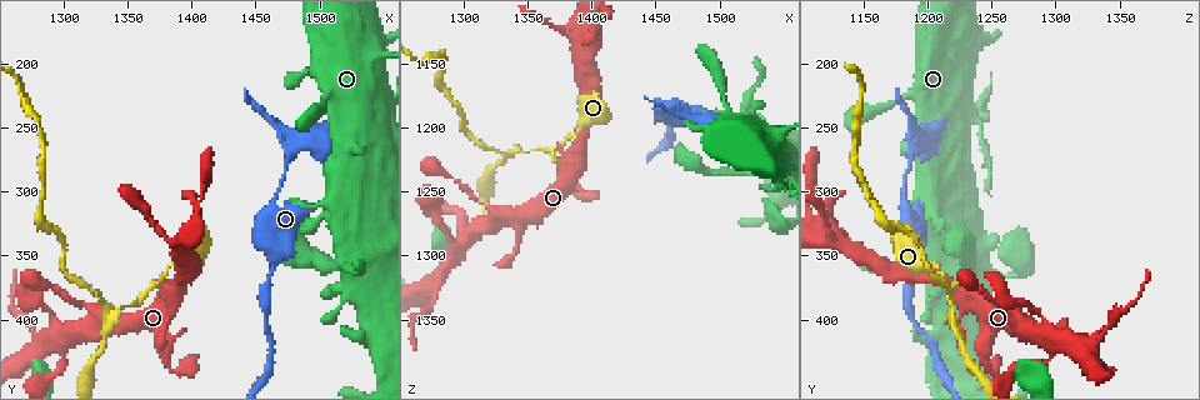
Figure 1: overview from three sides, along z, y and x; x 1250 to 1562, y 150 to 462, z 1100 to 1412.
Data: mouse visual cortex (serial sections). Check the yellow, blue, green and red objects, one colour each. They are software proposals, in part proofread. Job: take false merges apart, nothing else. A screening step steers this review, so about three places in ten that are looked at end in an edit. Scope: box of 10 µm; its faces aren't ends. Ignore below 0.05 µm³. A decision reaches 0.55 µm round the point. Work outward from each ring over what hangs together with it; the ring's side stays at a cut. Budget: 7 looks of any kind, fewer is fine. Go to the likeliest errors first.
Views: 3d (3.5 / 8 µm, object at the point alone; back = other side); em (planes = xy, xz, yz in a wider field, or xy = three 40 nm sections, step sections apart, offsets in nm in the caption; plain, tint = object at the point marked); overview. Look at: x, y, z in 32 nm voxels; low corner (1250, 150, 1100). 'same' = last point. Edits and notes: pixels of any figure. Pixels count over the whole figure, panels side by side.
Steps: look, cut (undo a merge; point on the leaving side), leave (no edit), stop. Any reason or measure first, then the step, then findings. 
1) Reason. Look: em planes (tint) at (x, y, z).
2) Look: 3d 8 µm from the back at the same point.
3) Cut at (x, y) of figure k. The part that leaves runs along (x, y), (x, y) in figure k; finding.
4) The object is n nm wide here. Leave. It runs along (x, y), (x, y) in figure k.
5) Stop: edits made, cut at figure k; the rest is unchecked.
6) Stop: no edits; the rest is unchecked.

Sharp bend. Look: 3d 3.5 µm at (1344, 392, 1220).

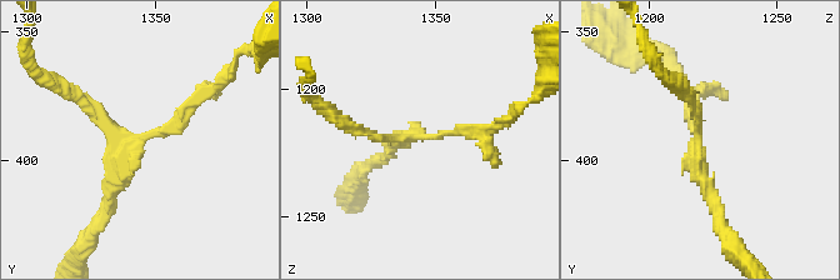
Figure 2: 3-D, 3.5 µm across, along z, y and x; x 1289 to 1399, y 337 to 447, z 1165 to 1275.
3 arms meet here; the arms are 150, 150, 200 nm wide; need the tissue. Look: em xy step 3 (tint) at (1343, 391, 1218).

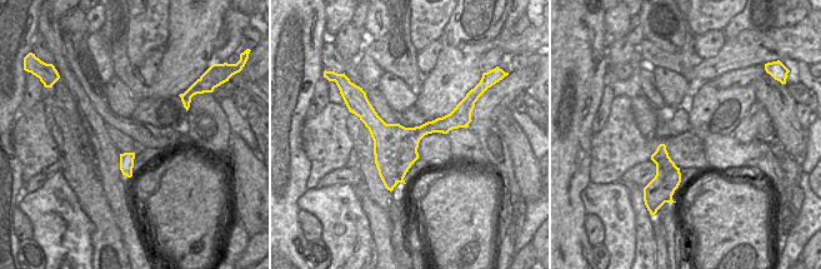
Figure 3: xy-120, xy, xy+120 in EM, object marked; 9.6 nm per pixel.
The object is 440 nm wide here. Leave. It runs along (208, 94), (146, 140), (74, 94) in figure 2; all the same cell.

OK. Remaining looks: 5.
Branch point. Look: 3d 3.5 µm from the back at (1484, 262, 1192).

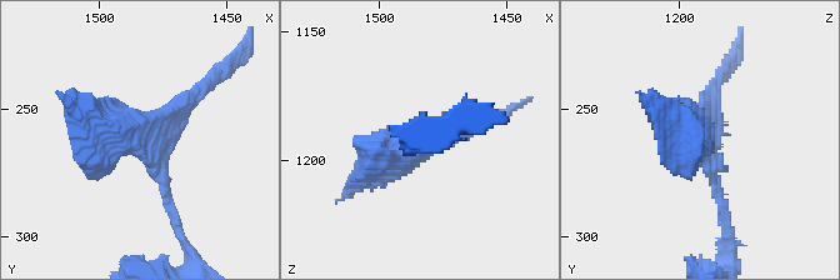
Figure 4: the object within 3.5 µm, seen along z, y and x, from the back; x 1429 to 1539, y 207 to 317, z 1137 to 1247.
Shape alone is not enough. Look: em xy step 1 (tint) at the same point.

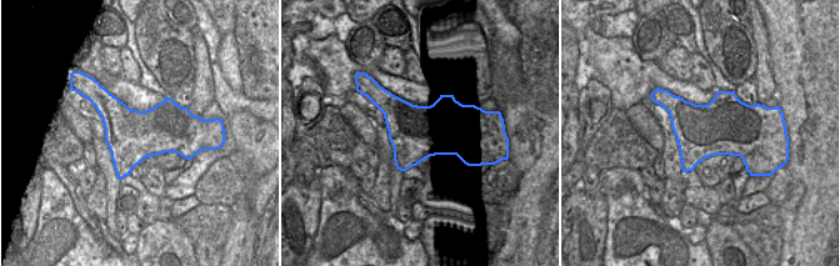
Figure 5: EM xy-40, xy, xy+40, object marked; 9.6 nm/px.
Leave. It runs along (169, 208), (138, 139), (73, 108) in figure 4; continuous, no second cell.

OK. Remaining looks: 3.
Abrupt turn. Look: 3d 8 µm at (1382, 438, 1248).

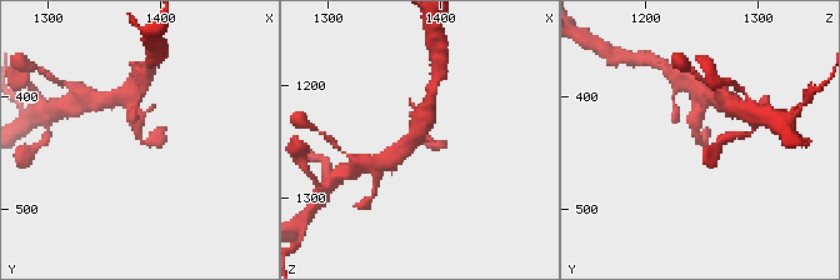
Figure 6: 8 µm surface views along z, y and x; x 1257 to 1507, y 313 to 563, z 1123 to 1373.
Closer look. Look: 3d 3.5 µm from the back at the same point.

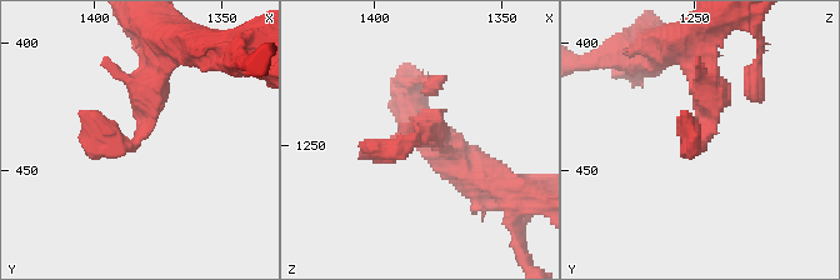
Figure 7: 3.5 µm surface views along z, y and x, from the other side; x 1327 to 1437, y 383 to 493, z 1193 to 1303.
Look: em xy step 2 (tint) at (1385, 439, 1247).

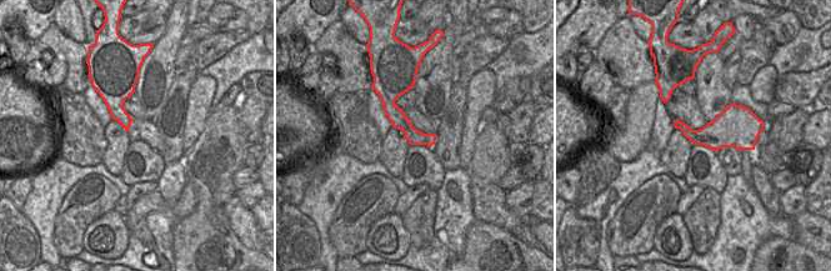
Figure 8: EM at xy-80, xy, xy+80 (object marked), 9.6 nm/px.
Leave. It runs along (408, 80), (391, 110), (430, 141) in figure 8; continuous, no second cell.

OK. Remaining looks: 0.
Stop: no edits; the rest is unchecked.

